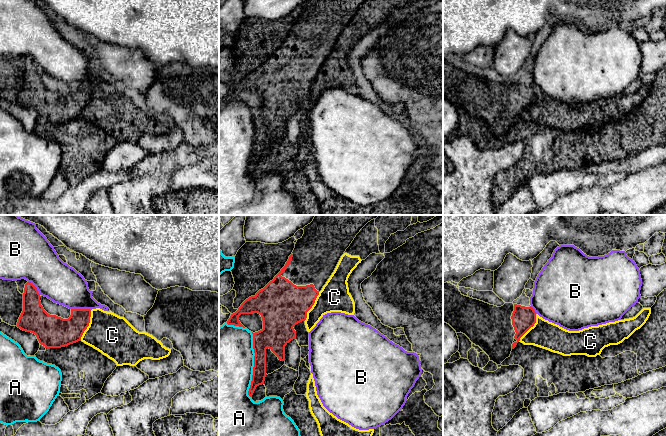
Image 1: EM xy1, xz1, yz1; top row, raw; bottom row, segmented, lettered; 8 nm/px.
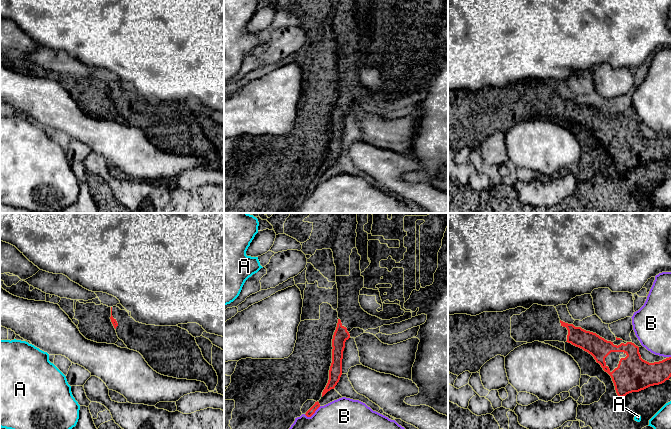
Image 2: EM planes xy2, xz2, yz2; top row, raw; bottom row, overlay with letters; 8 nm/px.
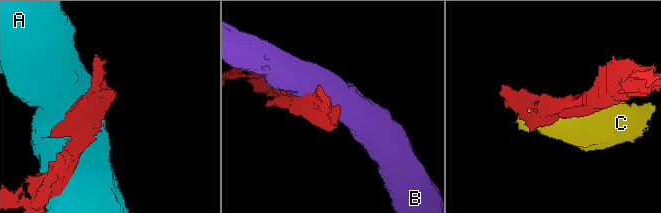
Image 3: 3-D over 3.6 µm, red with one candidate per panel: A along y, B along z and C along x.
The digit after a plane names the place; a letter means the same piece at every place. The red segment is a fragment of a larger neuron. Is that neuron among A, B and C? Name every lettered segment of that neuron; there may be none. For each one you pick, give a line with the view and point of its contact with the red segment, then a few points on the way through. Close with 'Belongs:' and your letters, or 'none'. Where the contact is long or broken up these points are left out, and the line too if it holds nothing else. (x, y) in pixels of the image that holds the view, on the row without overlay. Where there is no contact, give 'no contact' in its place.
Belongs: none

